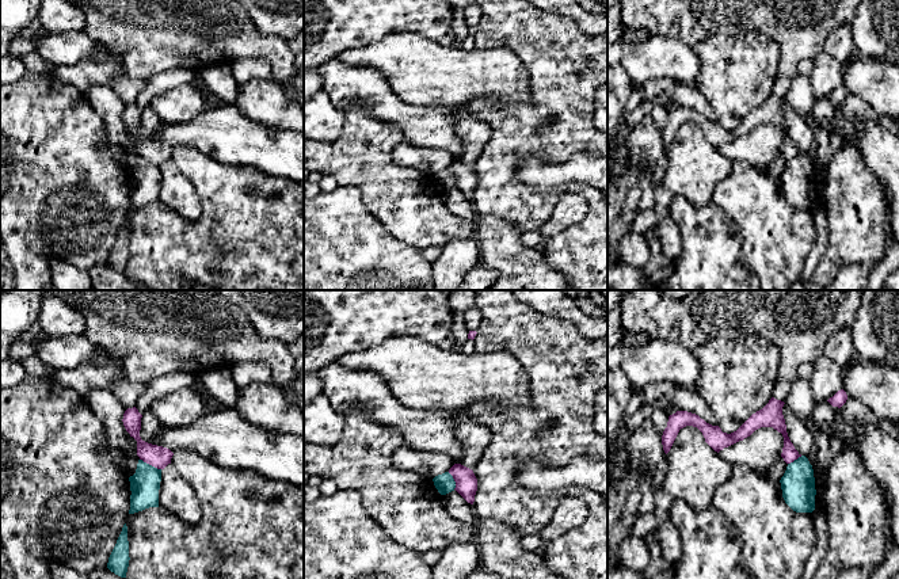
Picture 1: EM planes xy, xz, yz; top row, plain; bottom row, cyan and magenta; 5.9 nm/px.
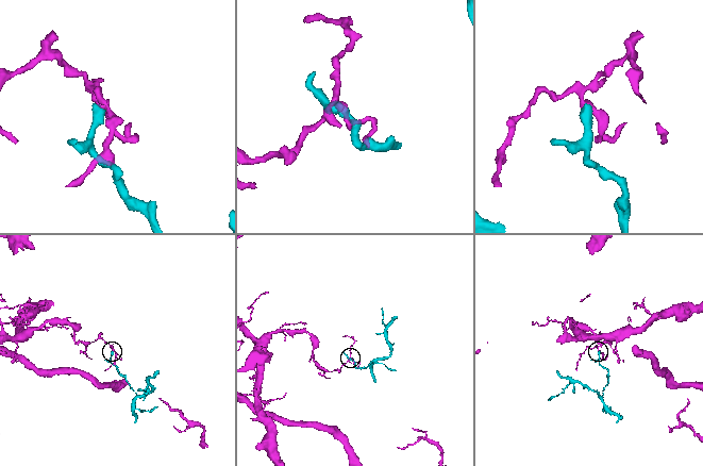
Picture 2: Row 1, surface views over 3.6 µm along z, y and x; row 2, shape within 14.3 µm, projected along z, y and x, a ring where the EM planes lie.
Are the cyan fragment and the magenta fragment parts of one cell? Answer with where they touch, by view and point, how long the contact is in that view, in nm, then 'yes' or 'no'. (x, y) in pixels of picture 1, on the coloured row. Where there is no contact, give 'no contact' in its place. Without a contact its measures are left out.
xy (151, 465) | 140 nm | no

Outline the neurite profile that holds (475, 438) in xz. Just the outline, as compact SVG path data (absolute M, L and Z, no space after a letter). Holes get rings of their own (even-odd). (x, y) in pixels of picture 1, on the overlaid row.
M469 408L457 412L462 420L456 427L456 438L465 453L460 464L473 471L485 449L490 446L492 434L485 426L472 419L468 412Z

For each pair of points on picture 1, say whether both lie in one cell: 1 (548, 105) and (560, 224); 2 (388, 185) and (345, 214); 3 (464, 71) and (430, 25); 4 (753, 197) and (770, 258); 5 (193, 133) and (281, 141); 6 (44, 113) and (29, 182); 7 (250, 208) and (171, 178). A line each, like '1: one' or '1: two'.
1: two
2: two
3: two
4: one
5: one
6: one
7: two

